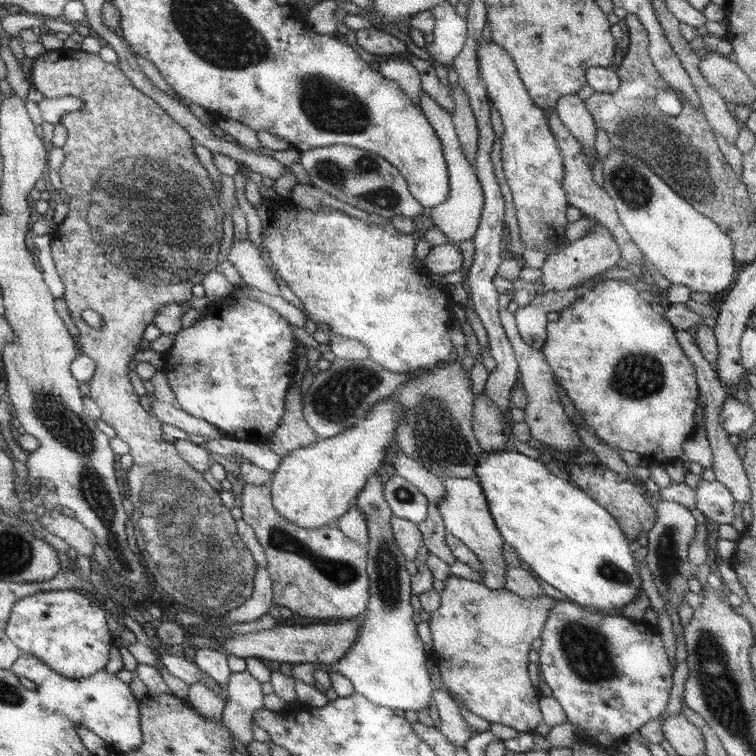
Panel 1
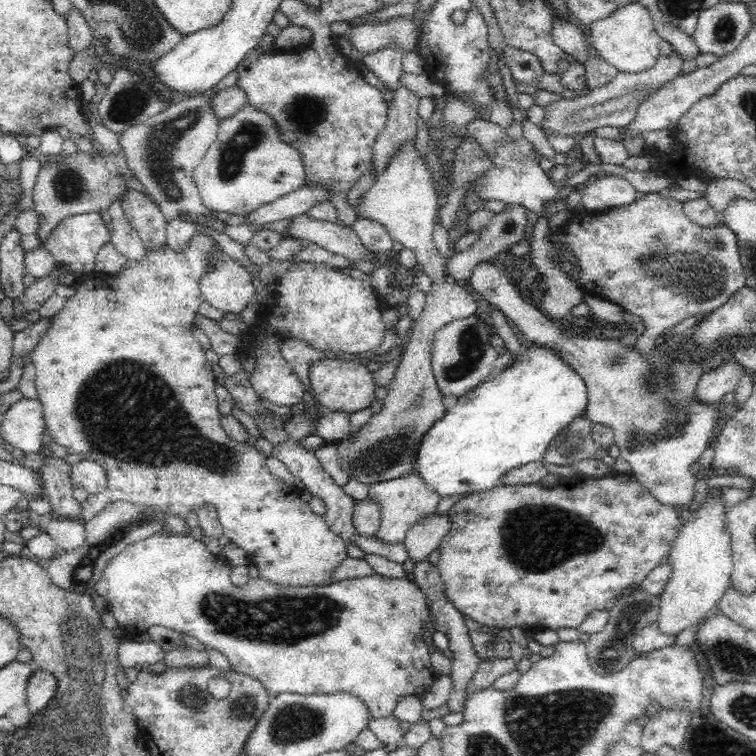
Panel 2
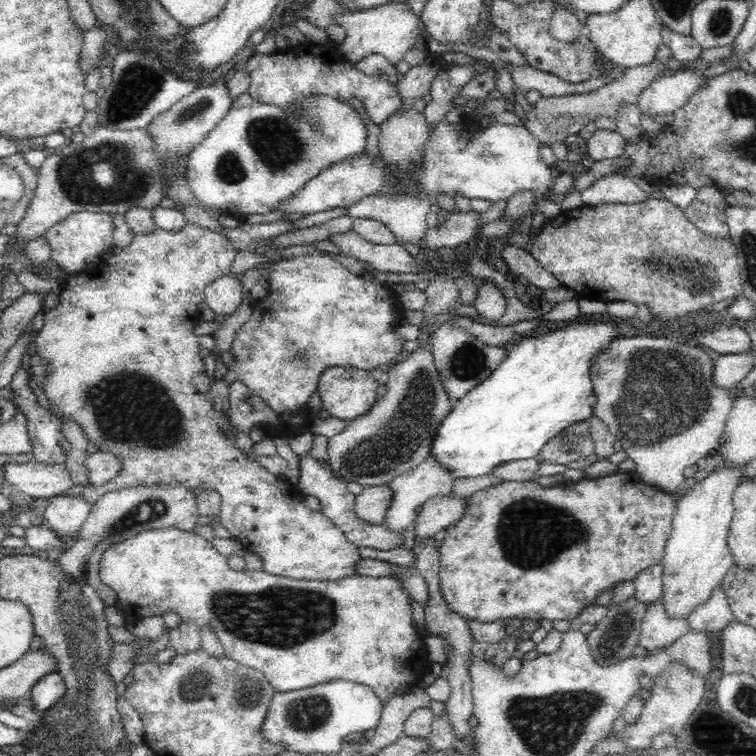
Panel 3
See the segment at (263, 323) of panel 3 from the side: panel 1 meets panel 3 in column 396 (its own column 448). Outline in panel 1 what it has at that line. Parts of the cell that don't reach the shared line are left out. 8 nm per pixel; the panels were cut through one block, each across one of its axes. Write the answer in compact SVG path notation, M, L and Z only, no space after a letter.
M276 197L275 200L270 199L275 207L273 214L273 225L268 229L265 237L262 238L263 246L269 255L269 262L275 267L275 272L285 281L287 288L299 299L301 305L307 311L307 318L314 324L326 324L327 332L337 334L341 338L349 338L349 340L357 340L361 345L368 348L368 357L379 363L385 370L393 372L413 372L418 368L427 368L427 364L435 364L435 362L445 363L447 354L451 352L451 342L447 336L447 320L451 320L449 310L447 310L447 296L439 290L433 288L431 281L427 280L427 276L421 276L419 272L413 272L415 268L411 268L411 258L413 258L413 238L409 234L400 233L395 230L392 224L366 224L359 219L347 215L341 211L336 211L330 207L318 209L317 211L309 211L301 209L295 205L291 199Z

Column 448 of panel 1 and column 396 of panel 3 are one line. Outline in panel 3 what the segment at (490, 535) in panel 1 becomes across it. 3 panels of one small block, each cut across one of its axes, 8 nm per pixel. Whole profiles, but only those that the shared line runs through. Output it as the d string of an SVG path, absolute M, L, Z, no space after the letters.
M432 457L424 459L421 463L413 466L408 472L401 474L387 482L390 491L392 491L392 502L384 514L384 527L395 534L403 534L407 528L413 526L415 518L419 515L418 508L434 497L443 497L450 493L453 482L452 477L448 475L443 466L438 465Z

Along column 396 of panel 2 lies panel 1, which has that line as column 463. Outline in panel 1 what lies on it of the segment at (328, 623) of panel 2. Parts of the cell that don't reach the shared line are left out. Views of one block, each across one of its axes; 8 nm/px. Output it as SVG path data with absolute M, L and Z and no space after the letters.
M448 576L443 583L440 605L430 613L428 628L432 638L431 660L437 666L450 696L459 696L467 708L464 711L472 712L488 723L497 722L518 733L533 732L533 728L541 722L541 714L537 710L538 692L533 690L527 678L527 650L531 642L539 638L556 599L544 594L524 599L505 587L489 590L483 582L473 581L471 577Z

